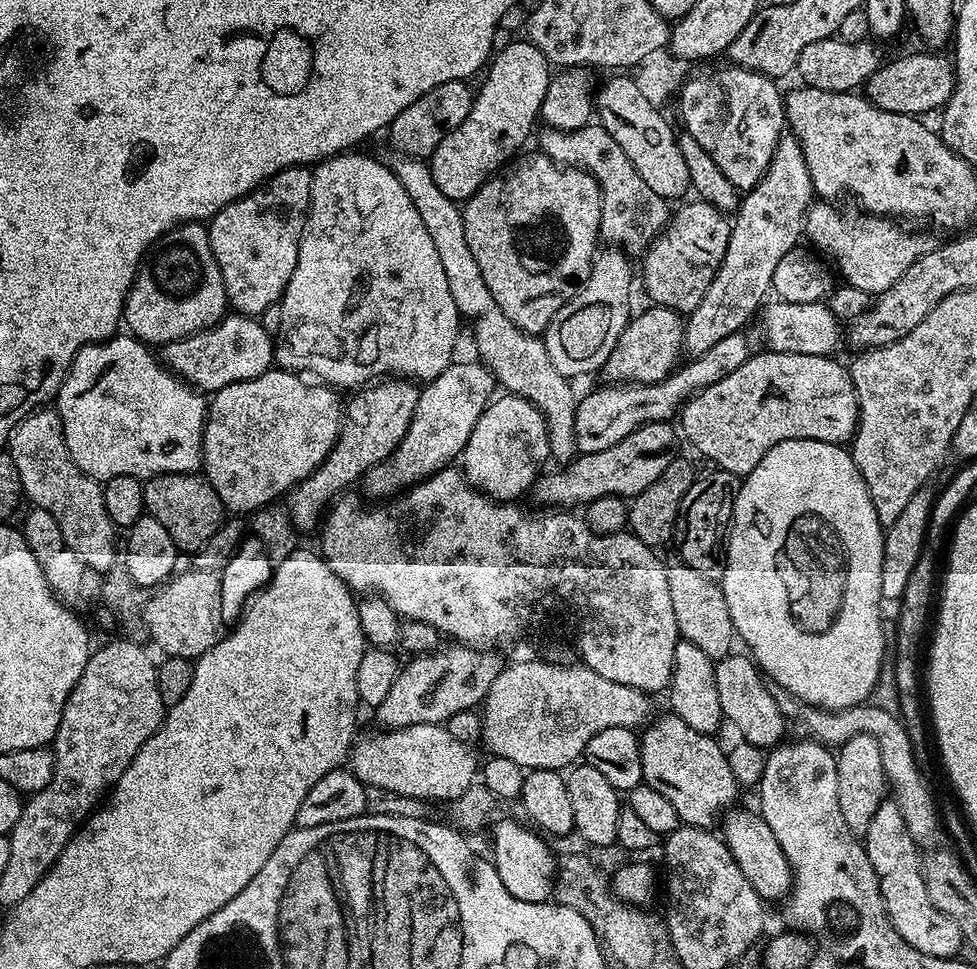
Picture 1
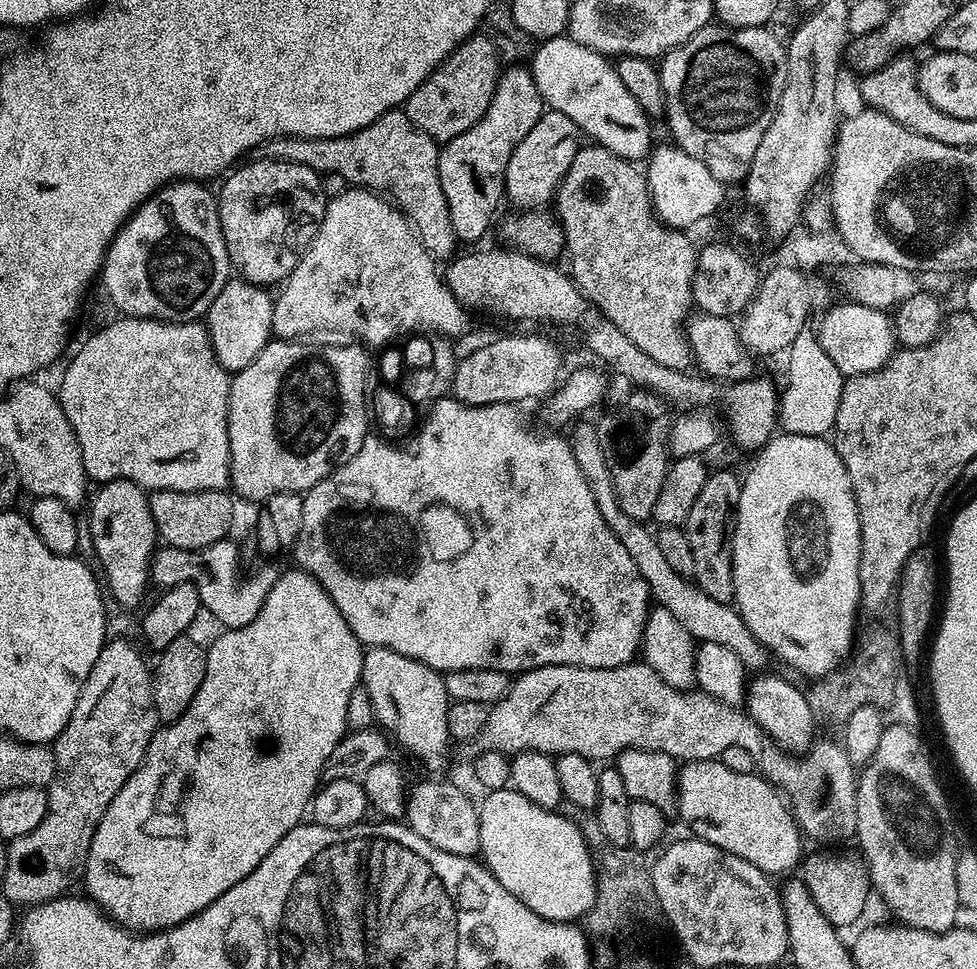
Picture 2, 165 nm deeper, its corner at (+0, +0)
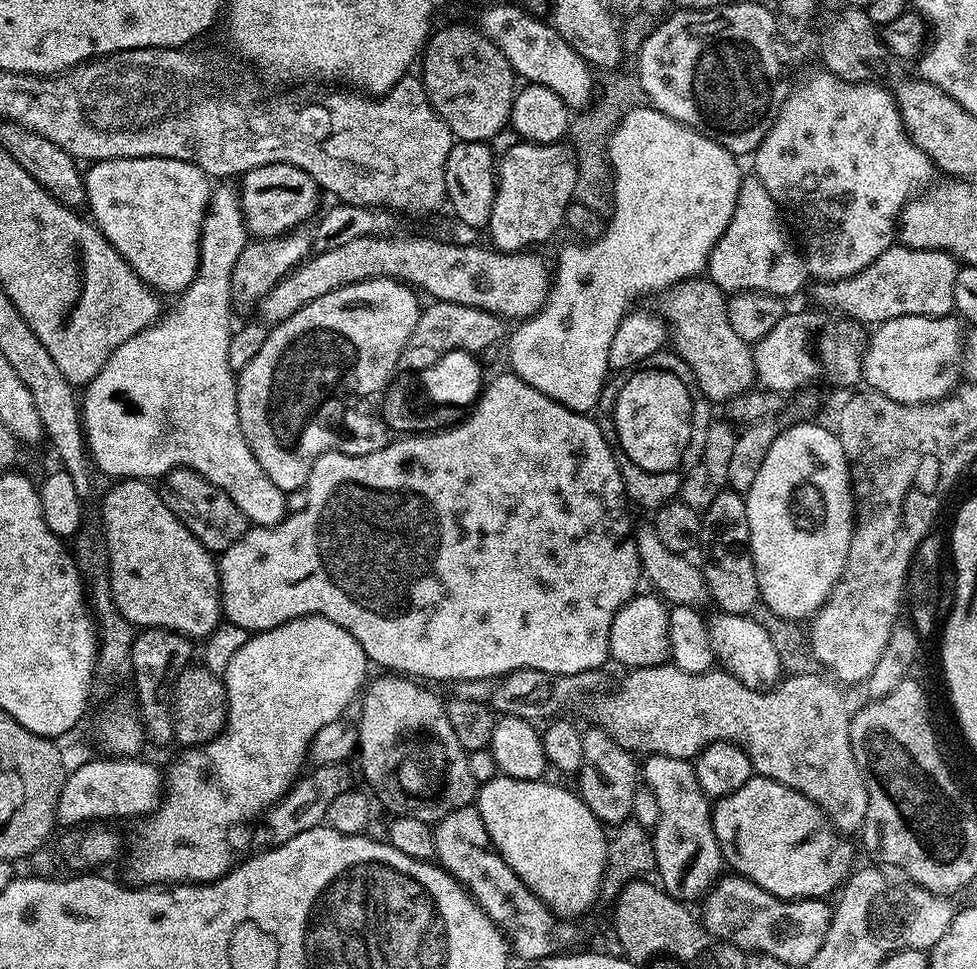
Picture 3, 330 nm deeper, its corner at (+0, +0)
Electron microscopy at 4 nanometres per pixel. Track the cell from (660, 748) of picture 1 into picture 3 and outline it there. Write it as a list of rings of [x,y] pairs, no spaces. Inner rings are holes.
[[[753,774],[742,786],[738,786],[738,790],[734,790],[734,794],[719,797],[711,809],[712,825],[723,863],[727,867],[729,864],[735,875],[744,876],[778,898],[815,900],[831,897],[831,892],[835,893],[853,871],[852,844],[848,841],[851,839],[842,838],[813,800],[798,790],[774,782],[769,776]]]

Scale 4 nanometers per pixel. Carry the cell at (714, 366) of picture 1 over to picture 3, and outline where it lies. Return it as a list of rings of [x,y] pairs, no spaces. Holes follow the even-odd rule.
[[[893,246],[886,249],[870,266],[866,266],[858,274],[848,280],[820,282],[816,287],[816,300],[821,309],[831,310],[837,314],[850,317],[862,326],[875,326],[885,320],[893,320],[899,316],[946,316],[954,308],[954,282],[958,271],[958,261],[950,252],[934,250],[918,250]]]

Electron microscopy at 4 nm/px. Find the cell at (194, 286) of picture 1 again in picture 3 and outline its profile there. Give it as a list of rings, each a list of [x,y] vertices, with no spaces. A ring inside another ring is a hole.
[[[147,156],[142,159],[106,159],[95,161],[89,165],[89,169],[85,171],[85,188],[88,194],[87,211],[90,213],[91,219],[97,228],[111,244],[114,250],[118,250],[118,254],[122,254],[125,262],[143,278],[147,284],[156,289],[157,293],[176,292],[182,294],[191,284],[196,281],[196,272],[200,269],[200,235],[202,234],[202,226],[204,225],[204,217],[208,214],[208,203],[213,194],[211,179],[205,172],[193,163],[182,162],[180,159],[164,159],[157,156]]]

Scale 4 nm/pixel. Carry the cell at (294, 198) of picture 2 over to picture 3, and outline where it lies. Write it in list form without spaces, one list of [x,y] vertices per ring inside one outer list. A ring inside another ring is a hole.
[[[258,166],[244,173],[242,183],[244,185],[238,188],[240,208],[244,211],[244,225],[253,237],[273,240],[275,236],[287,236],[304,226],[312,215],[317,215],[322,189],[316,185],[314,178],[310,178],[310,174],[306,174],[306,170],[298,170],[298,166]]]

